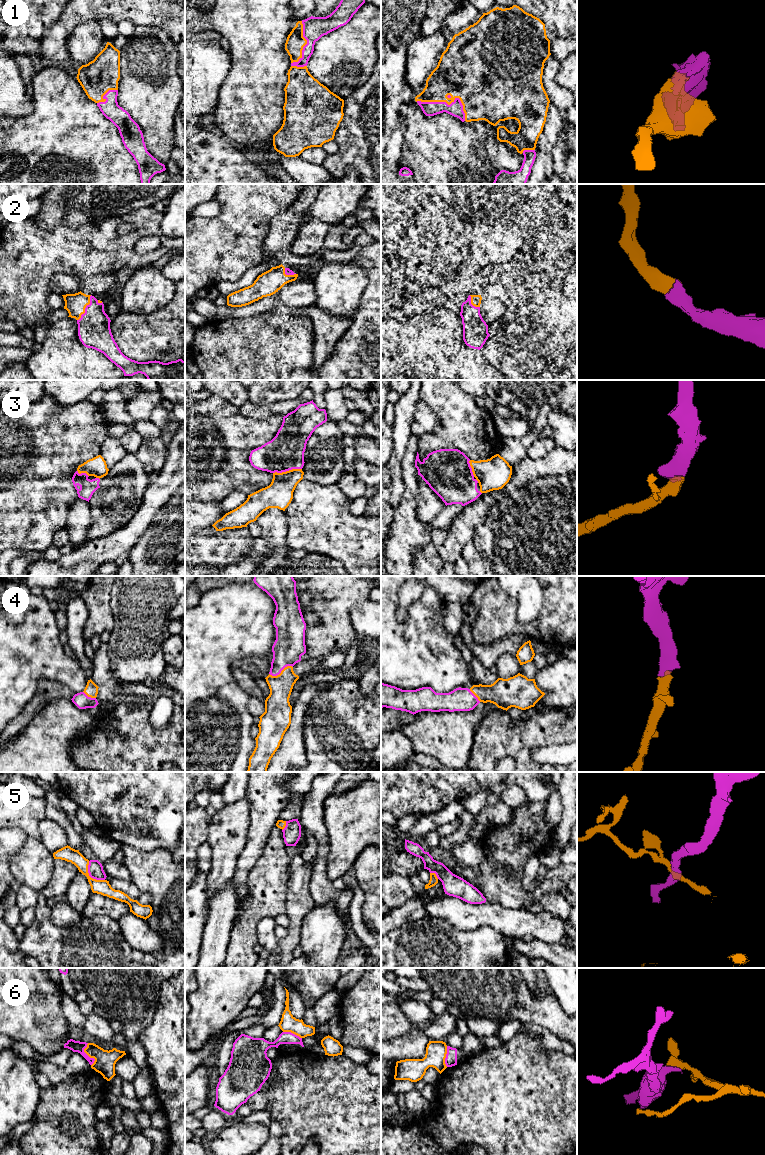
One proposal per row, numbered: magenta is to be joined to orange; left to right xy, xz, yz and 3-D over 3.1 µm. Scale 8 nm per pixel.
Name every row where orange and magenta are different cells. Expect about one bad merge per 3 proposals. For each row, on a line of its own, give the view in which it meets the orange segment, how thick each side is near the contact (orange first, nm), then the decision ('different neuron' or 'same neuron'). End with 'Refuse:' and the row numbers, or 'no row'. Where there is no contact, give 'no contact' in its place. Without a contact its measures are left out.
1: contact in yz; calibres 360 and 120 nm; same neuron
2: contact in xy; calibres 170 and 260 nm; same neuron
3: contact in xz; calibres 220 and 300 nm; same neuron
4: contact in xz; calibres 180 and 240 nm; same neuron
5: contact in xy; calibres 120 and 130 nm; different neuron
6: contact in xy; calibres 170 and 100 nm; different neuron
Refuse: 5, 6

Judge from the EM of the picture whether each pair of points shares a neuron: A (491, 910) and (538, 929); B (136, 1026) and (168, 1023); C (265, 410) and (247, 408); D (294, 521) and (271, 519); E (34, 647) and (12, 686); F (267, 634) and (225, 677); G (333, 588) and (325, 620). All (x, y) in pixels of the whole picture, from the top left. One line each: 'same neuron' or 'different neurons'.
A: same neuron
B: different neurons
C: same neuron
D: different neurons
E: same neuron
F: same neuron
G: same neuron

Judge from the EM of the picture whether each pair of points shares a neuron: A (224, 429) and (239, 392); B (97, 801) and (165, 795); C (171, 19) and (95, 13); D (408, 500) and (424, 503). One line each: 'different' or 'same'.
A: different
B: same
C: same
D: different

